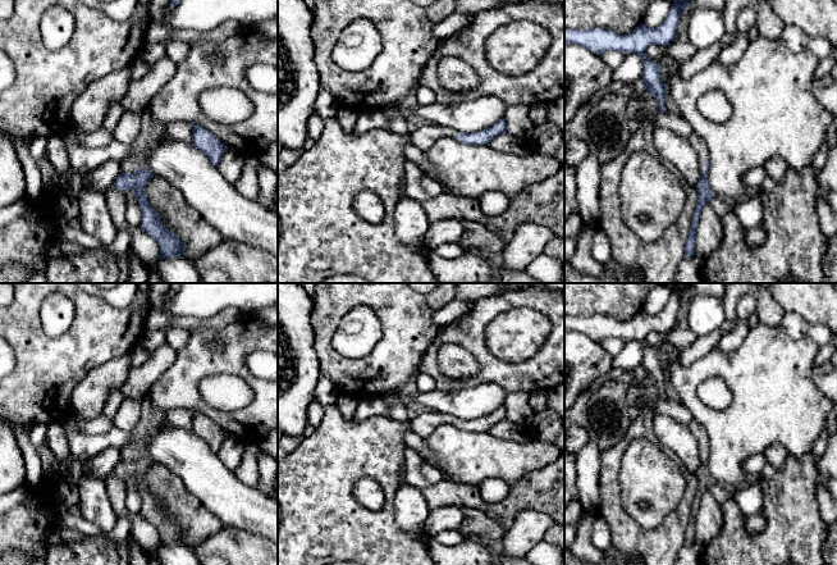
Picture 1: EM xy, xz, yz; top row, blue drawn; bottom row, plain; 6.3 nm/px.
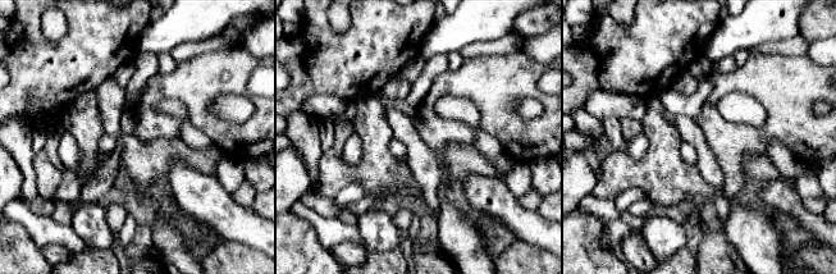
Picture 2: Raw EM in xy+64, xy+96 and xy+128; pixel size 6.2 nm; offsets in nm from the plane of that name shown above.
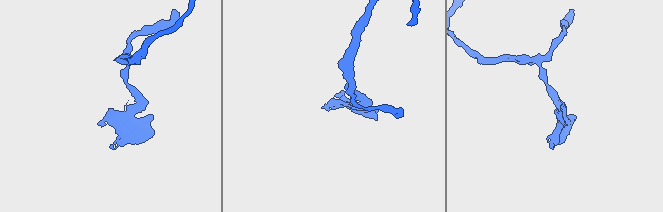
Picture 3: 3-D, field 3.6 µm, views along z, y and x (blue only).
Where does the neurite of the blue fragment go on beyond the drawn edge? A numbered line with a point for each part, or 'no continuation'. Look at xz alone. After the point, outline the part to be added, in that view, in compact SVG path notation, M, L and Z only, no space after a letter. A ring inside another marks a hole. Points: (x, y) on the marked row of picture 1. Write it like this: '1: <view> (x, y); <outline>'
1: xz (424, 137); M424 126L415 132L410 133L411 142L417 146L422 152L427 151L438 140L443 137L456 138L459 133L445 126Z

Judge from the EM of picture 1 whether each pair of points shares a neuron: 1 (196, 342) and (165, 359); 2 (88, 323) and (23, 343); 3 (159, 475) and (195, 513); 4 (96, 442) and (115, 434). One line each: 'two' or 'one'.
1: two
2: one
3: one
4: one

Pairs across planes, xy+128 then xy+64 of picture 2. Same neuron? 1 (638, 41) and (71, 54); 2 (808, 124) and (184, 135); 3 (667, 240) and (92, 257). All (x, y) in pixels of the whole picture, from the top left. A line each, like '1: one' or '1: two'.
1: one
2: two
3: two

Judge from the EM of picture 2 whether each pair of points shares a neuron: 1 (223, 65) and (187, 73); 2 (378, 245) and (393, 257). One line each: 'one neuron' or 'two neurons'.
1: one neuron
2: two neurons

